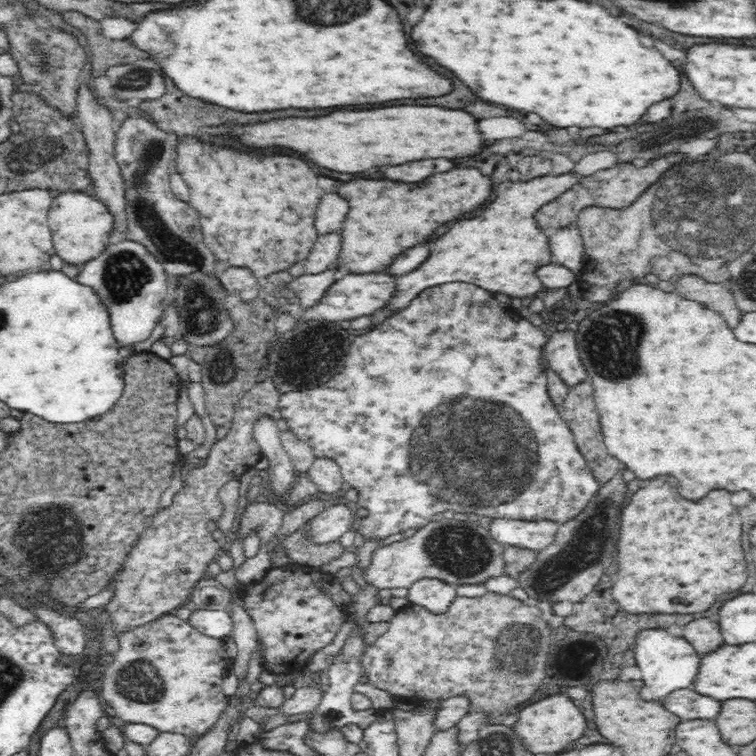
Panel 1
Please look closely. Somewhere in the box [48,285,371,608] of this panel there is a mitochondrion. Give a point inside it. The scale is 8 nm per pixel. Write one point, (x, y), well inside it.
(301, 365)

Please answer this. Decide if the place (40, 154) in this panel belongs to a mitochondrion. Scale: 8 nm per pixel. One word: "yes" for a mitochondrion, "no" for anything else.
yes

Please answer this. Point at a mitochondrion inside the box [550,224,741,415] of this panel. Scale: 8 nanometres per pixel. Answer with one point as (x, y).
(610, 339)

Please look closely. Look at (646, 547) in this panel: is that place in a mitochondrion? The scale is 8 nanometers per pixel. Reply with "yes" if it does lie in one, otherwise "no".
no

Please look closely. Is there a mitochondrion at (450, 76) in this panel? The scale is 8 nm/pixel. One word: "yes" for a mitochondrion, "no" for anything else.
no

